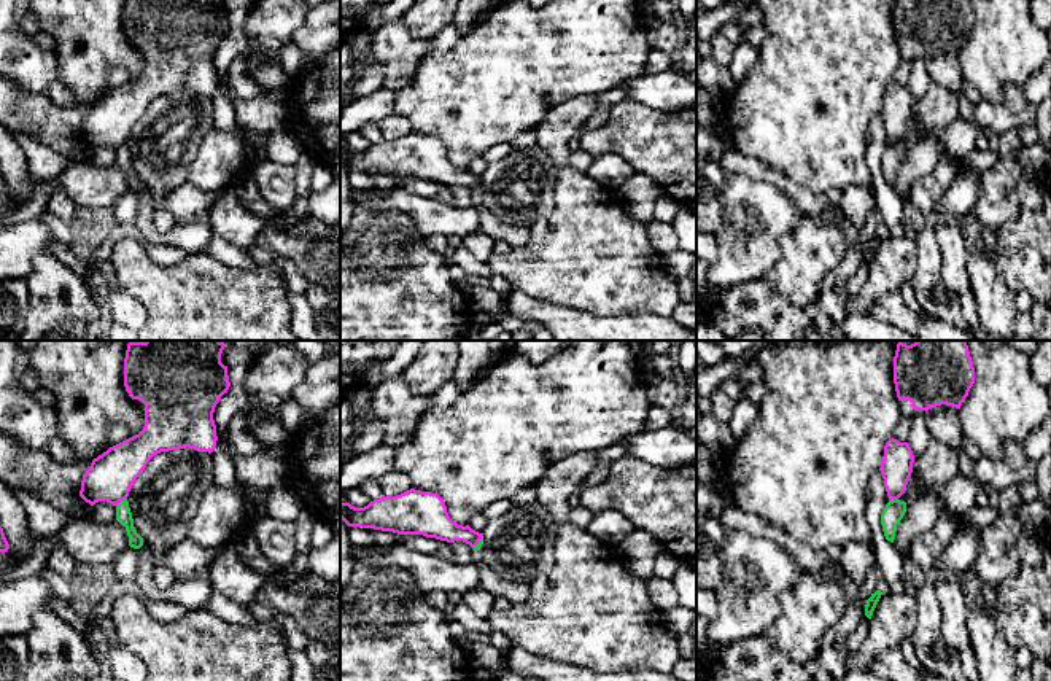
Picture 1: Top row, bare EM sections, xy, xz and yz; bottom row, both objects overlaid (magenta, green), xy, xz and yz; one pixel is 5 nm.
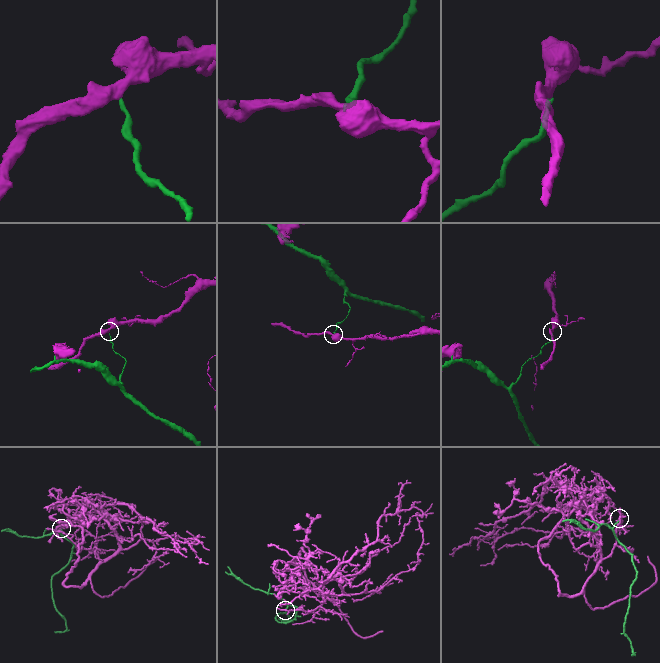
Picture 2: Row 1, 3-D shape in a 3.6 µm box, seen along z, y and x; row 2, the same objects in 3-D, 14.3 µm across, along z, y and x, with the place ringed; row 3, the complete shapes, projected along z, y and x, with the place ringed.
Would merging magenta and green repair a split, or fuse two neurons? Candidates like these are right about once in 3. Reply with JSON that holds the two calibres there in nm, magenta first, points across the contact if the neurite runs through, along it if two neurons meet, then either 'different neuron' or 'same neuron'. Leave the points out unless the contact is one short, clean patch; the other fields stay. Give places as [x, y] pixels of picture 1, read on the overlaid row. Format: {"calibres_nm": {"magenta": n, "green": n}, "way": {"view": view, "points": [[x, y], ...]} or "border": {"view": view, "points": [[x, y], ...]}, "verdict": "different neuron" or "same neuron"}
{"calibres_nm": {"magenta": 240, "green": 80}, "border": {"view": "xy", "points": [[126, 498], [116, 506]]}, "verdict": "different neuron"}

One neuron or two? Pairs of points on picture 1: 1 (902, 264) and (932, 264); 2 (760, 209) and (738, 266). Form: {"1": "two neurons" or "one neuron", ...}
{"1": "two neurons", "2": "one neuron"}

